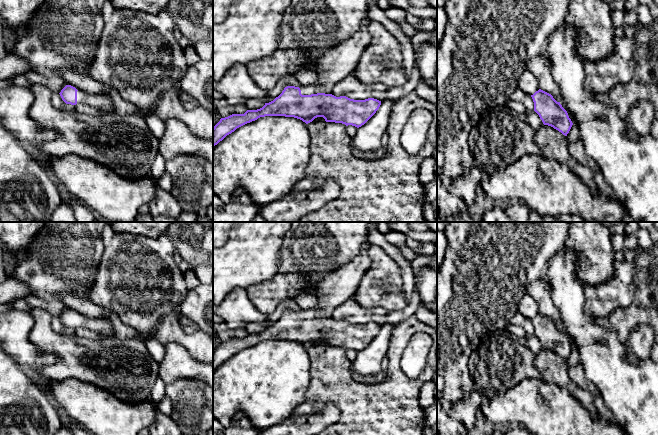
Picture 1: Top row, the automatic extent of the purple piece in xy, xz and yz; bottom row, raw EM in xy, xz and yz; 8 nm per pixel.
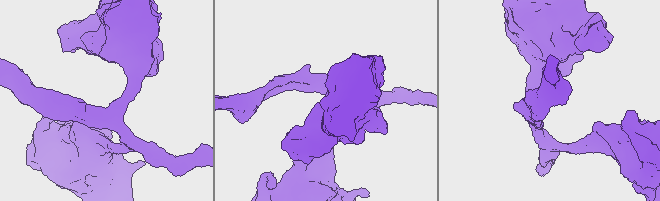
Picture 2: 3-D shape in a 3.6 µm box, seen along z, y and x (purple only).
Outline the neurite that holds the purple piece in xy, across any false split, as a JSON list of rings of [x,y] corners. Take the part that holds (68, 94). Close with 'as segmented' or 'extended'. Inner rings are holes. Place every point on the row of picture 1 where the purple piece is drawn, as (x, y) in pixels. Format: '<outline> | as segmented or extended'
[[[66,85],[59,94],[66,104],[86,104],[100,111],[105,111],[108,114],[112,114],[114,110],[113,100],[107,94],[87,93],[82,90],[77,90],[71,85]]] | extended

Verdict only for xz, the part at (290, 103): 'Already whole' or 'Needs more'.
Needs more

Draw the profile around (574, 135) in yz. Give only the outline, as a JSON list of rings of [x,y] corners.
[[[573,124],[569,133],[567,134],[569,143],[576,142],[581,139],[579,128],[576,124]]]

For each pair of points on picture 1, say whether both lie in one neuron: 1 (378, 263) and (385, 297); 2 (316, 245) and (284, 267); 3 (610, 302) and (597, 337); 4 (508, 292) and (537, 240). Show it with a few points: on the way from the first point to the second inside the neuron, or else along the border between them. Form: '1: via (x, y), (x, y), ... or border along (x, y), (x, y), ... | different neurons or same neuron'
1: via (383, 271), (383, 289) | same neuron
2: via (308, 245), (292, 259) | same neuron
3: border along (584, 297), (585, 310), (597, 317) | different neurons
4: via (508, 279), (508, 269), (524, 253) | same neuron

